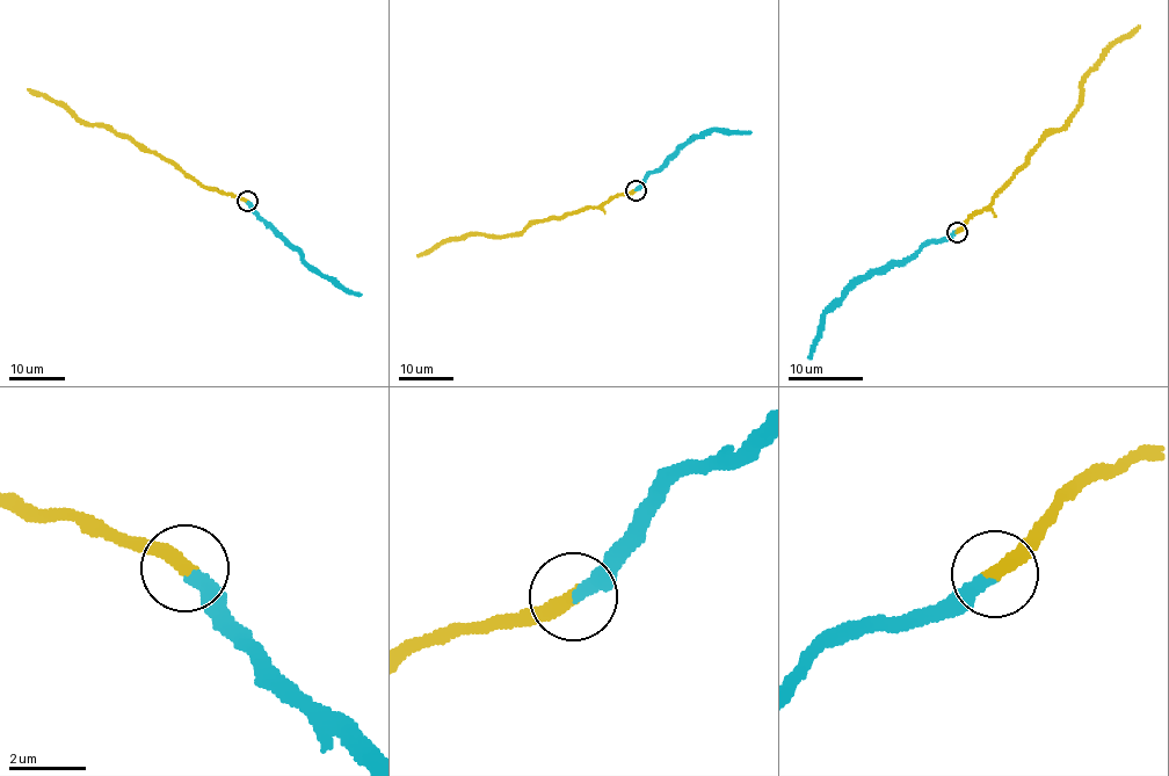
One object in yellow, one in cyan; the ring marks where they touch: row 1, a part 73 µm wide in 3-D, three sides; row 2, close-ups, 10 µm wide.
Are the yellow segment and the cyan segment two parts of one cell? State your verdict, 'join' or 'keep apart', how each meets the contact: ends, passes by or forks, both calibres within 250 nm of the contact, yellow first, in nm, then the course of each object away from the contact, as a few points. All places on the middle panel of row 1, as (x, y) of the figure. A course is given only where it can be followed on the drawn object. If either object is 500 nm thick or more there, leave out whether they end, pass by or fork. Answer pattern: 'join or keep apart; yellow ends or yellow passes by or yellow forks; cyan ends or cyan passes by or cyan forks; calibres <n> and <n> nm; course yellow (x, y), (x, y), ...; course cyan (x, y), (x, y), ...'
keep apart; yellow ends; cyan ends; calibres 400 and 340 nm; course yellow (634, 190), (612, 196), (597, 207), (535, 222), (518, 233), (445, 239), (416, 255); course cyan (634, 190), (687, 140), (714, 130), (752, 132)

